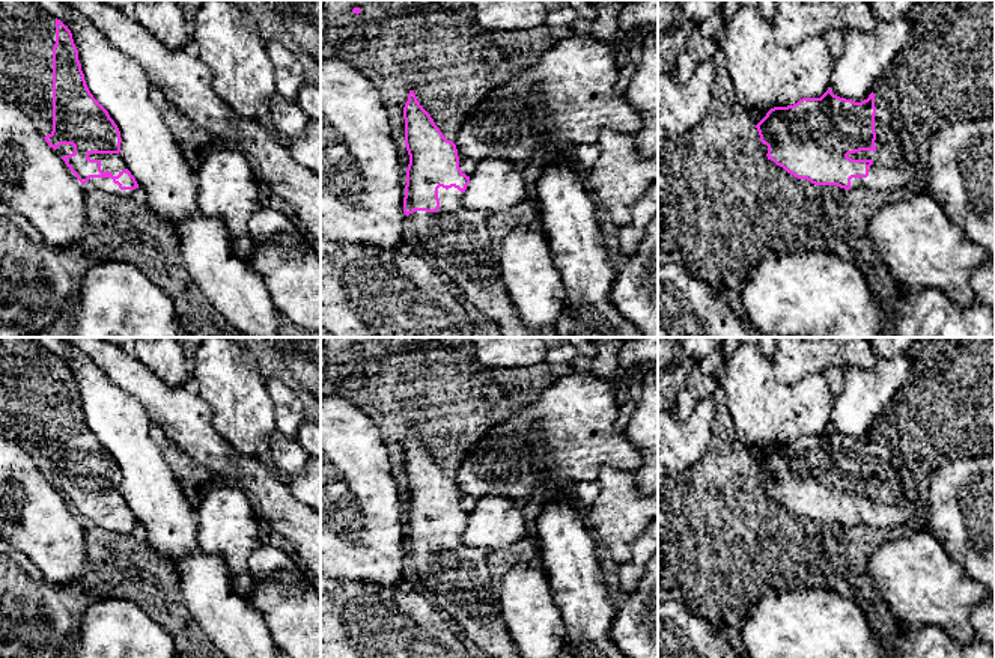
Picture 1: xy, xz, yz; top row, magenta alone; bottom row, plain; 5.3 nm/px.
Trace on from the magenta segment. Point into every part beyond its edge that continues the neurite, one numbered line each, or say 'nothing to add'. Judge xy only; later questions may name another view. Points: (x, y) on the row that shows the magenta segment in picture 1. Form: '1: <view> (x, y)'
1: xy (115, 163)

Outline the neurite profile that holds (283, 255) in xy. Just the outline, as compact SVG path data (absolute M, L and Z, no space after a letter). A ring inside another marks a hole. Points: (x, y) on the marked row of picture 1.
M260 206L248 220L254 248L250 267L262 276L275 309L292 324L321 331L321 256L298 223L283 212Z

